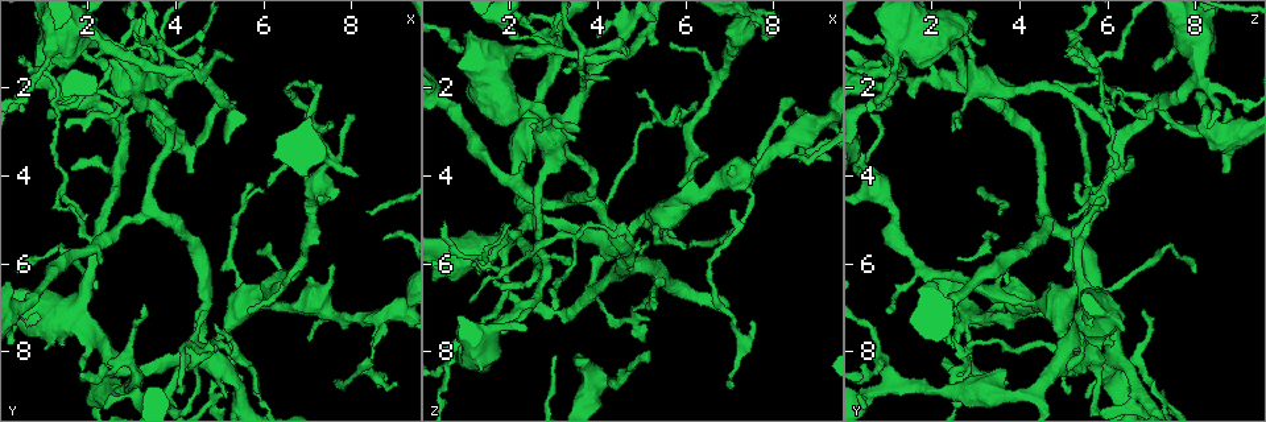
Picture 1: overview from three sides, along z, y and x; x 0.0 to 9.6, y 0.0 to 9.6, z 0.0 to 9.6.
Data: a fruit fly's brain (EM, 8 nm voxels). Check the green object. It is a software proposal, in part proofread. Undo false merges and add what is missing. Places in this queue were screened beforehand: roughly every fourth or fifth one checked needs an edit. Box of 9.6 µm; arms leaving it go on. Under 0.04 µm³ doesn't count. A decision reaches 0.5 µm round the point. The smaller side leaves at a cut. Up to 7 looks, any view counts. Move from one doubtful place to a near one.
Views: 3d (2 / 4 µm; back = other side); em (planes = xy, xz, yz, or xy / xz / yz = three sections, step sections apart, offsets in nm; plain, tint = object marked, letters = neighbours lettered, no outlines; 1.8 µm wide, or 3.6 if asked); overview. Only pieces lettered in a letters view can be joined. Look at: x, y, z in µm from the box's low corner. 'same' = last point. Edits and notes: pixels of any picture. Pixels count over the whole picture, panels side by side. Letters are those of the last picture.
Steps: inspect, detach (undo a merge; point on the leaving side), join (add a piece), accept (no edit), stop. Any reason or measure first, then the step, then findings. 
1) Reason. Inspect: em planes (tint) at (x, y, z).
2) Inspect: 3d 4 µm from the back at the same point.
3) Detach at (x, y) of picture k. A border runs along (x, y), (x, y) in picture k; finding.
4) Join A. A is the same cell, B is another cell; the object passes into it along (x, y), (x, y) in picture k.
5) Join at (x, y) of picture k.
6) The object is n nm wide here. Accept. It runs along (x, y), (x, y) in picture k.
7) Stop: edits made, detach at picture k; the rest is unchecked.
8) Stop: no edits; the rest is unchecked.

Sharp bend. Inspect: em 3.6 µm planes (tint) at (3.15, 1.95, 3.05).

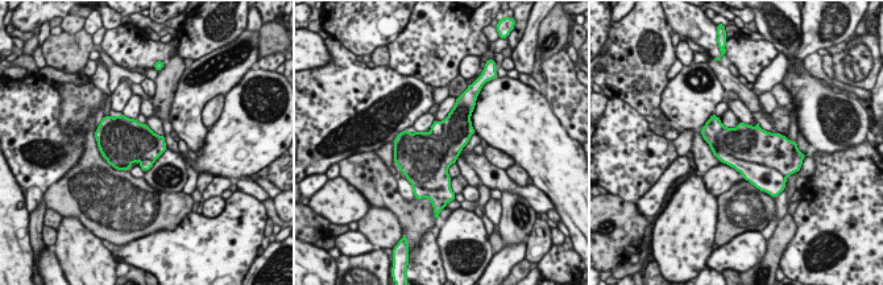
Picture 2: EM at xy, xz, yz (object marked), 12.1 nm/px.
Inspect: em 3.6 µm planes (letters) at the same point.

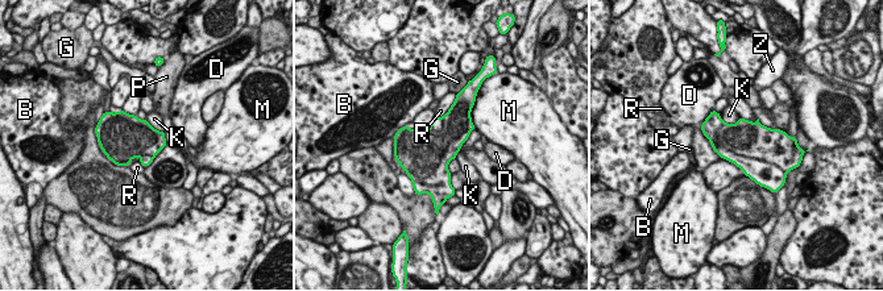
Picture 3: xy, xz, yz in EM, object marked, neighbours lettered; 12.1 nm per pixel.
Detach at (755, 169) of picture 3. B, D, G, K, M, P, R and Z are other cells; a border runs along (716, 129), (729, 149), (776, 166) in picture 3; a second neuron is stuck on.

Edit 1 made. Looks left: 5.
An open end. Inspect: em xy step 16 (letters) at (2.00, 2.65, 6.75).

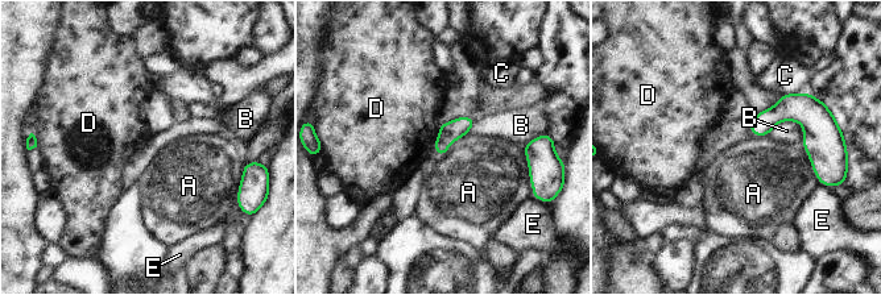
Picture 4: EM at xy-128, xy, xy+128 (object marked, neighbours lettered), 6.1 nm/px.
Cut it another way. Inspect: em planes (letters) at the same point.

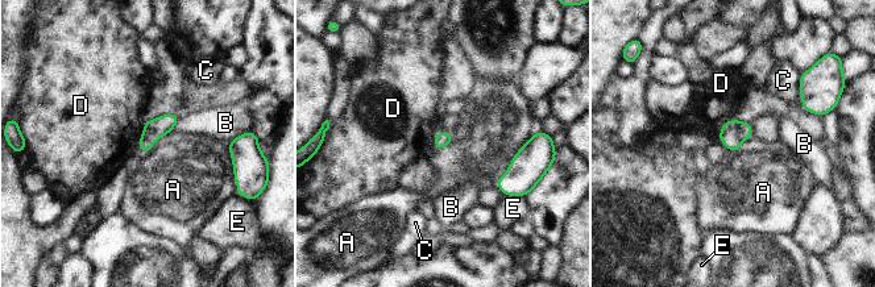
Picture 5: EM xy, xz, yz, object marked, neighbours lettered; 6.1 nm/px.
Accept. A, B, C, D and E are other cells; a border runs along (533, 136), (496, 182) in picture 5; none of them fits.

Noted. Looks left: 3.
Abrupt turn. Inspect: 3d 2 µm from the back at (3.55, 1.20, 5.40).

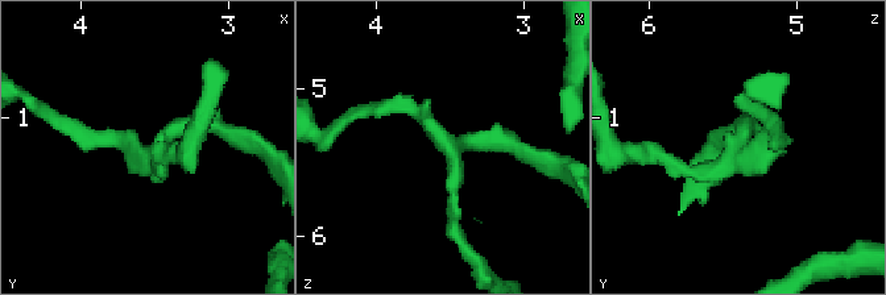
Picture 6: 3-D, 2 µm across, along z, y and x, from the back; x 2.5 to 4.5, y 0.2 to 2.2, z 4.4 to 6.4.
3 arms meet here; shape alone is not enough. Inspect: em 3.6 µm planes (letters) at (3.48, 1.18, 5.34).

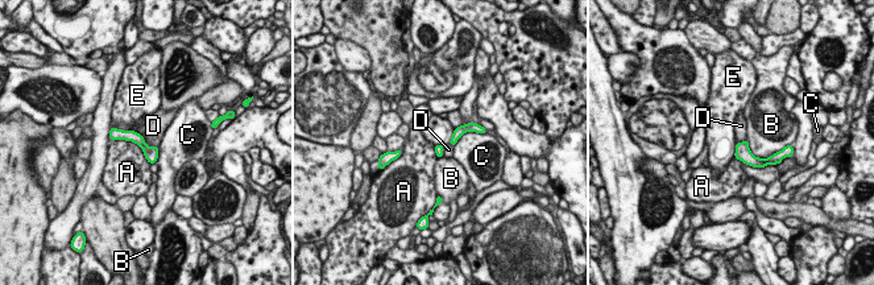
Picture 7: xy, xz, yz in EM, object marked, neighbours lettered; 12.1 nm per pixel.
The longest contact is with A, 550 nm. Detach at (748, 157) of picture 7. A, B, C, D and E are other cells; a border runs along (766, 158), (769, 164) in picture 7; two neurons meet here.

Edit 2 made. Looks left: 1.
Stop: edits made, detach at picture 3, detach at picture 7; the rest is unchecked.

